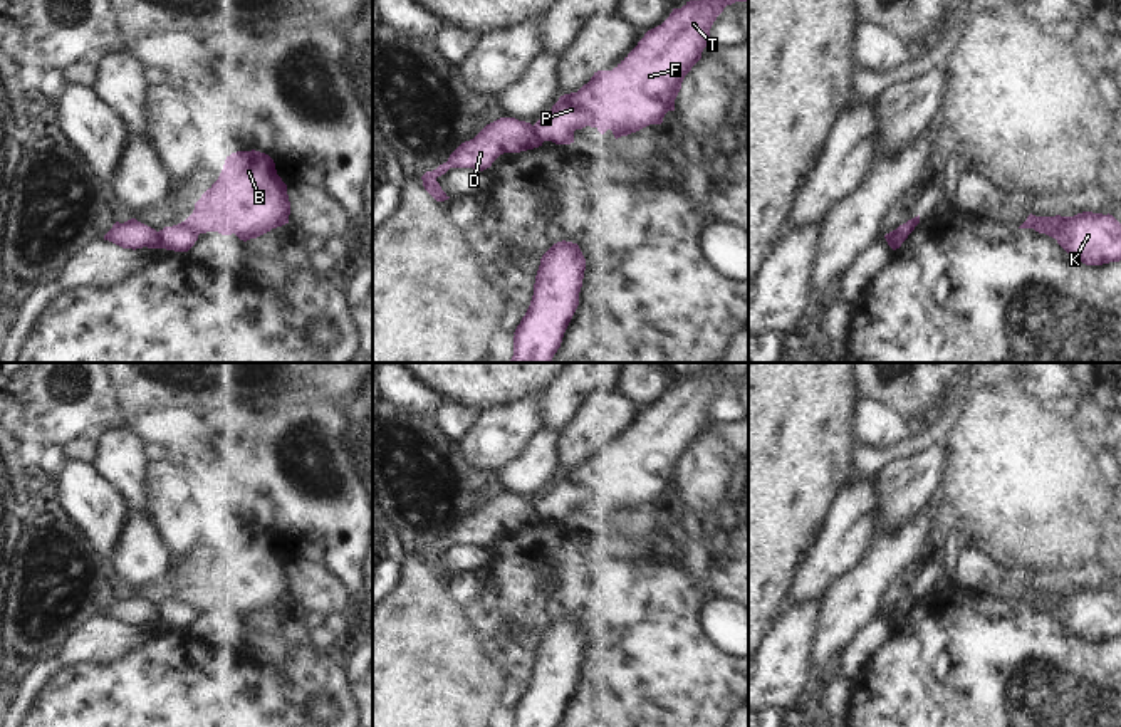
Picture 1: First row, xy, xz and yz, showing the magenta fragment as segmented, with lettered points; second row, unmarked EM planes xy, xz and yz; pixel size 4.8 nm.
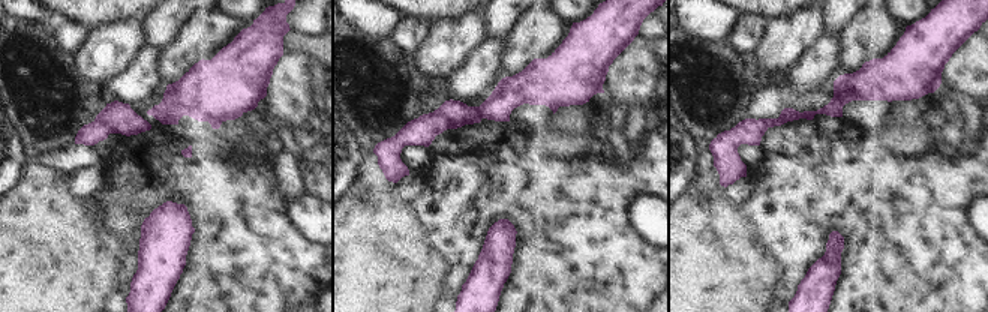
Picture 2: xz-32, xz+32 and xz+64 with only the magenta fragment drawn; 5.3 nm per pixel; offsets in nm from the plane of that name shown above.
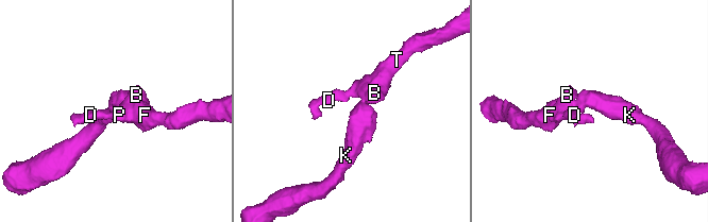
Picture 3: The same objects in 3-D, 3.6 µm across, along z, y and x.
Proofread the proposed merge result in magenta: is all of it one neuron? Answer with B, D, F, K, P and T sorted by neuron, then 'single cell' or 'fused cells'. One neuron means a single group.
B F K P T / D; fused cells

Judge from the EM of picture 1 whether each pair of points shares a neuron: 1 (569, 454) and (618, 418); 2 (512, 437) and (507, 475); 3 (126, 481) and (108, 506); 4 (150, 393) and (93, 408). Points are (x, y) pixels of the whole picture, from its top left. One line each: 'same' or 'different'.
1: same
2: different
3: different
4: different

